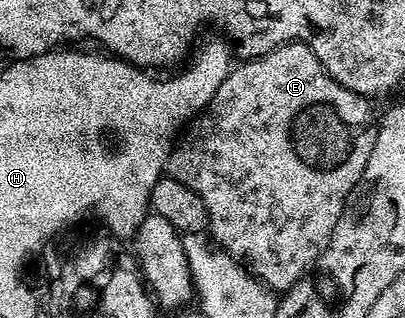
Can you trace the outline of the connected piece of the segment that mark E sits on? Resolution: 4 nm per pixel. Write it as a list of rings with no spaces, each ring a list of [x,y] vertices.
[[[286,42],[283,46],[265,52],[259,58],[240,61],[231,73],[225,76],[213,100],[209,100],[207,107],[199,111],[194,121],[186,127],[182,137],[174,143],[171,155],[167,158],[165,170],[173,180],[180,181],[185,187],[192,189],[204,201],[205,208],[208,210],[209,234],[214,245],[242,263],[263,286],[272,291],[286,292],[292,286],[302,283],[303,273],[315,261],[320,261],[324,246],[332,231],[335,230],[335,225],[338,224],[340,218],[344,217],[346,210],[343,209],[347,206],[347,197],[354,192],[358,182],[364,181],[365,164],[369,164],[377,129],[377,114],[375,118],[371,106],[372,103],[362,94],[337,84],[337,80],[329,77],[321,60],[317,60],[315,53],[304,42]]]

